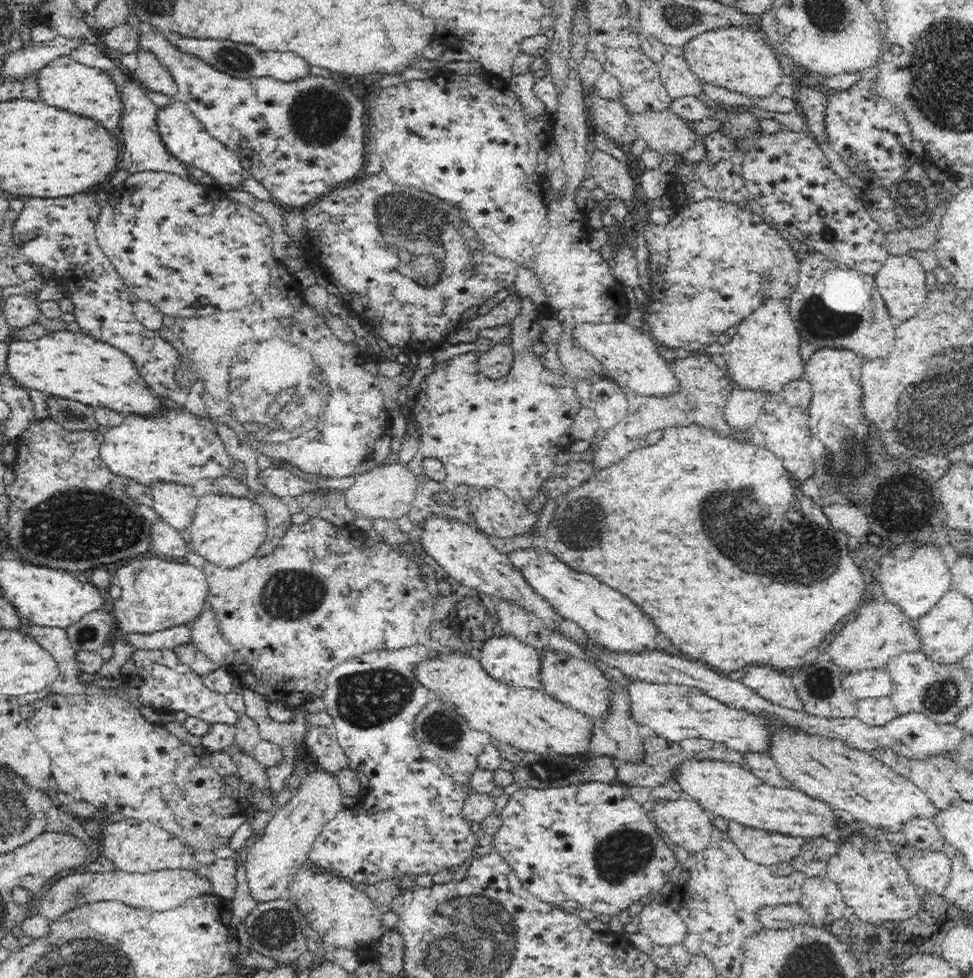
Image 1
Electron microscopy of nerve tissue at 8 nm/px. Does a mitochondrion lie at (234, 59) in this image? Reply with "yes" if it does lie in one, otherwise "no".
yes

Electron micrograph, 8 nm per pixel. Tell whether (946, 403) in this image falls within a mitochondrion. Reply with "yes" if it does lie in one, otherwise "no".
yes

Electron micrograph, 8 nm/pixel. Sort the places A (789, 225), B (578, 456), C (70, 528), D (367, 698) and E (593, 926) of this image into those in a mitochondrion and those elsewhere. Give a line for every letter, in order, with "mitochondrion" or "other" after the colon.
A: other
B: other
C: mitochondrion
D: mitochondrion
E: other

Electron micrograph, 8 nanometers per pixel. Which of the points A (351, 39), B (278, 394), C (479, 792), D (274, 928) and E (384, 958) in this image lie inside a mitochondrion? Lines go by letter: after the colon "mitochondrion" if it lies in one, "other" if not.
A: other
B: mitochondrion
C: other
D: mitochondrion
E: other

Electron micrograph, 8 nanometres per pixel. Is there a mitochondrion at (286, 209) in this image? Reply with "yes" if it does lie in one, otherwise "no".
no

